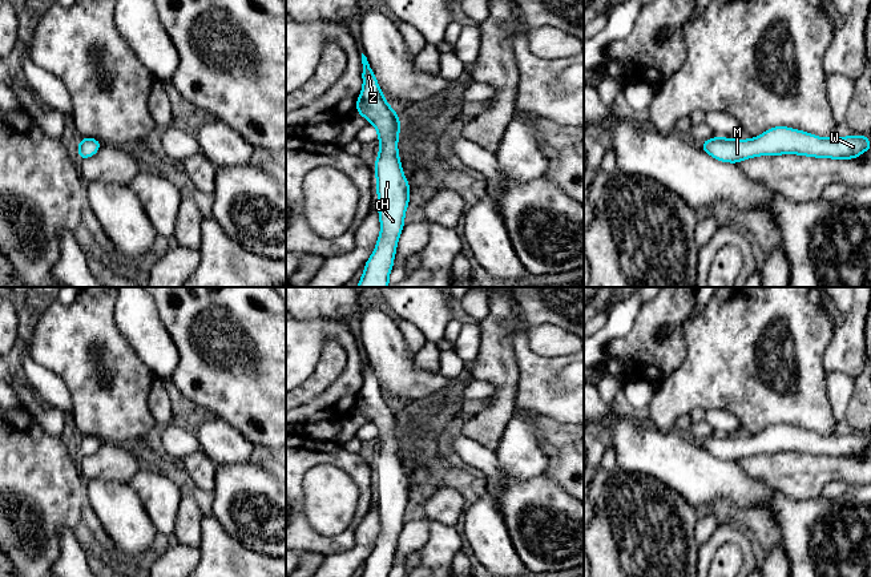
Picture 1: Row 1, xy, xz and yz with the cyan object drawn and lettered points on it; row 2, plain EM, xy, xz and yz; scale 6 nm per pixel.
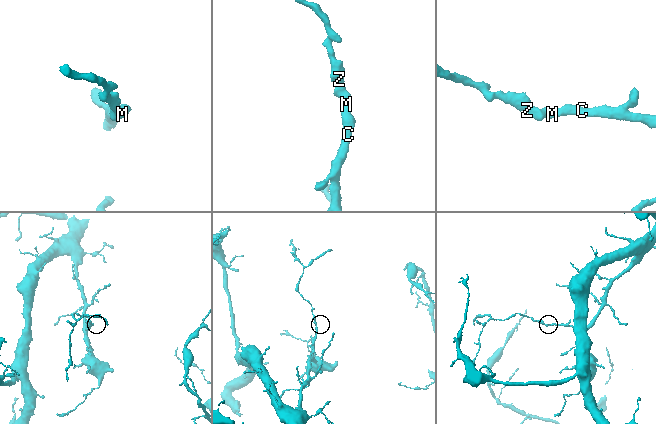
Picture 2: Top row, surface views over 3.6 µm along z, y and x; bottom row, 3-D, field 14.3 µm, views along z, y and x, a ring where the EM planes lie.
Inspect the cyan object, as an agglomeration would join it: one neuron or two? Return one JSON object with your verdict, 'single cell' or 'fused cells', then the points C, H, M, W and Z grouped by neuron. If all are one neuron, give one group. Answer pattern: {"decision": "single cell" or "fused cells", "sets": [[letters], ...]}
{"decision": "single cell", "sets": [["C", "H", "M", "W", "Z"]]}

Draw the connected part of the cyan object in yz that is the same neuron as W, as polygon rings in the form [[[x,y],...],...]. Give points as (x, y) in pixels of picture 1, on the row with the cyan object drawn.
[[[775,126],[750,140],[711,137],[701,149],[714,160],[738,164],[758,156],[799,154],[816,158],[852,160],[870,148],[870,136],[852,134],[850,137],[820,138],[815,134]]]

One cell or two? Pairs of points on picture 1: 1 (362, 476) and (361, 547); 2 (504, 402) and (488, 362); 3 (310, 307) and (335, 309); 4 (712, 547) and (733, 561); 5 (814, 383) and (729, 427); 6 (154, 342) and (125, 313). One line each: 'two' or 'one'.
1: two
2: one
3: one
4: two
5: two
6: one

